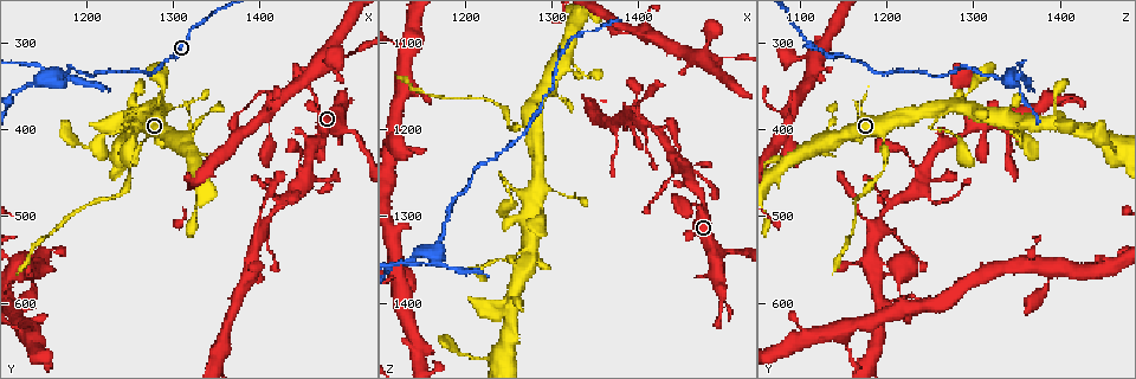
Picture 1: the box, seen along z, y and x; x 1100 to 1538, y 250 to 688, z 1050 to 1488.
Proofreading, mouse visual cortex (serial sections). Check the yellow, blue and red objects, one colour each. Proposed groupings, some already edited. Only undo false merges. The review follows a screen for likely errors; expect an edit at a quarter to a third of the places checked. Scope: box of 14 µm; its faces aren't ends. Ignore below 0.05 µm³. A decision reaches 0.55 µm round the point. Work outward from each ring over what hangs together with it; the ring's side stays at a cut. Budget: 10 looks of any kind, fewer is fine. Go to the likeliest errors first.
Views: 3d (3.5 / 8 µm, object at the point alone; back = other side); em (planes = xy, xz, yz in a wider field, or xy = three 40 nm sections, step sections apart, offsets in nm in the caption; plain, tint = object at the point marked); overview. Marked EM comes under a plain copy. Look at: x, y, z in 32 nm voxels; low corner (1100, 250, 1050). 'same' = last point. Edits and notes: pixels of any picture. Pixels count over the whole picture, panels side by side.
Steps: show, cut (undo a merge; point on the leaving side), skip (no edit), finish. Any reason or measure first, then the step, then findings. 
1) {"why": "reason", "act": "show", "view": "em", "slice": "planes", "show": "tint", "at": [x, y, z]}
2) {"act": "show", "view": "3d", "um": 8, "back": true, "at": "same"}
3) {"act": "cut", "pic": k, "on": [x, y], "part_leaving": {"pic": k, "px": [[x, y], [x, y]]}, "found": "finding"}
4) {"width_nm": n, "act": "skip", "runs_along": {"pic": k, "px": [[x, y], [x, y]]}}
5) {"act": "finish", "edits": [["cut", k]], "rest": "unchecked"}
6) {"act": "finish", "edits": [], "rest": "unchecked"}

{"why": "narrows sharply", "act": "show", "view": "3d", "um": 3.5, "at": [1265, 415, 1195]}

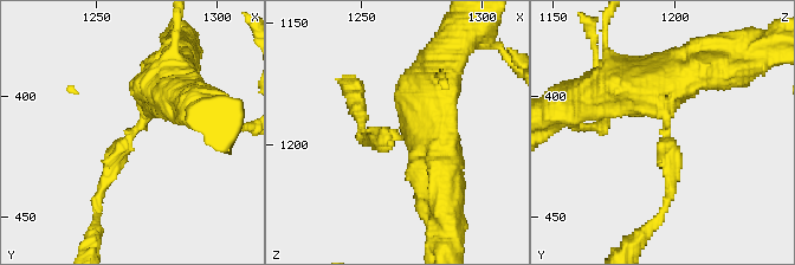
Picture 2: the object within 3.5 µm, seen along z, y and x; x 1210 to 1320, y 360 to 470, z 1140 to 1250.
{"arm_widths_nm": [150, 600], "why": "shape alone is not enough", "act": "show", "view": "em", "slice": "planes", "show": "tint", "at": [1265, 416, 1197]}

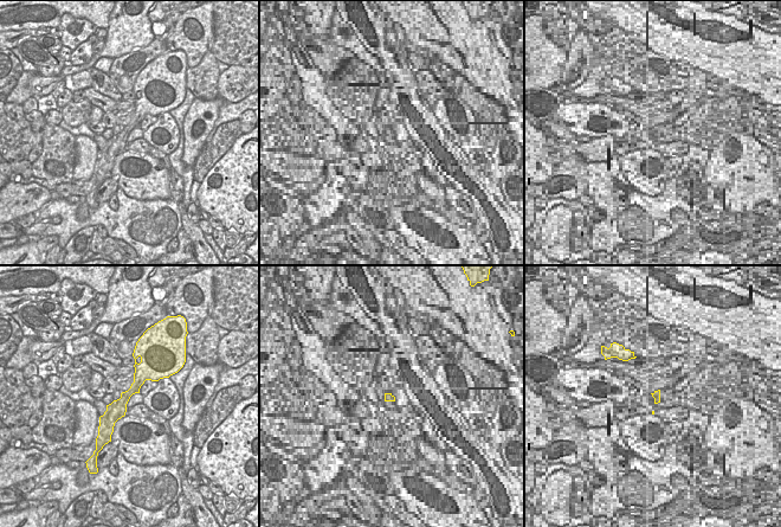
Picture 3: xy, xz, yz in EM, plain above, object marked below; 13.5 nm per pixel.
{"width_nm": 240, "act": "cut", "pic": 2, "on": [114, 150], "part_leaving": {"pic": 2, "px": [[141, 123], [97, 195], [97, 221]]}, "found": "two cells meet here"}

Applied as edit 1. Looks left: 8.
{"why": "four-way junction", "act": "show", "view": "3d", "um": 8, "at": [1165, 345, 1345]}

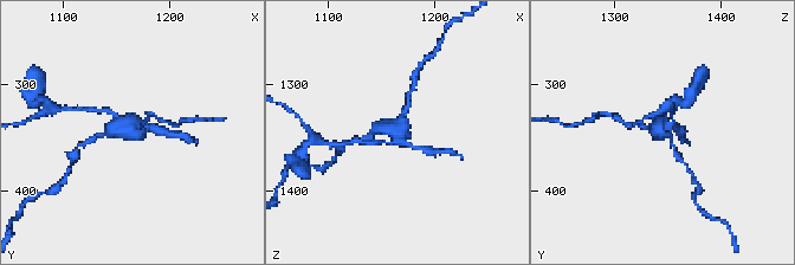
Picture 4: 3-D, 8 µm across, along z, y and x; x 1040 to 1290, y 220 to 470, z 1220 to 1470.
{"arms": 4, "arm_widths_nm": [150, 150, 200, 250], "act": "show", "view": "em", "slice": "xy", "step": 1, "show": "tint", "at": [1166, 342, 1342]}

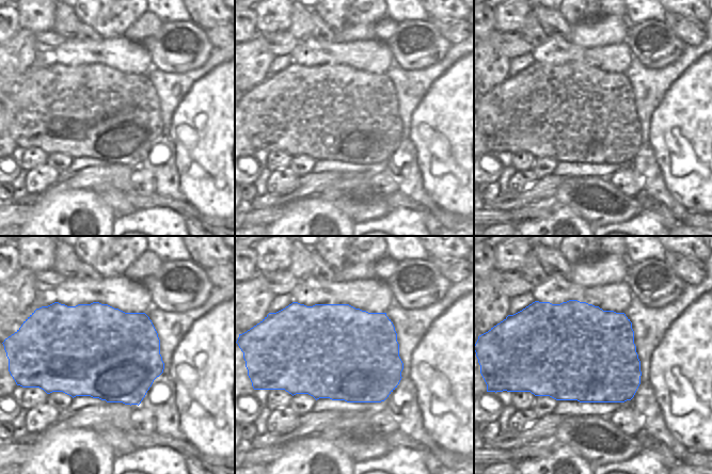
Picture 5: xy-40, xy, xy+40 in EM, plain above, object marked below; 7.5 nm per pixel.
{"act": "cut", "pic": 4, "on": [157, 129], "part_leaving": {"pic": 4, "px": [[400, 141], [427, 152], [448, 152]]}, "found": "a second cell is stuck on"}

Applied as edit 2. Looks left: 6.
{"act": "show", "view": "overview"}

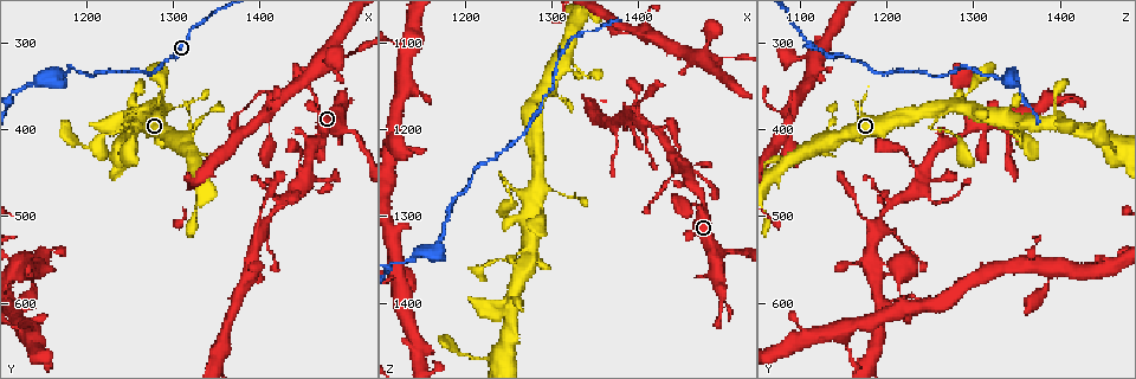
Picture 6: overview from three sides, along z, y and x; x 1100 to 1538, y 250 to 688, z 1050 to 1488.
{"why": "narrows sharply", "act": "show", "view": "3d", "um": 3.5, "at": [1455, 460, 1240]}

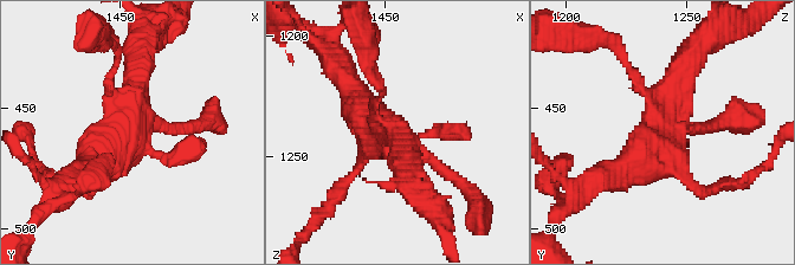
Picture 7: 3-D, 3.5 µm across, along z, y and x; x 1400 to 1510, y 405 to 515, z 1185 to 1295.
{"act": "show", "view": "em", "slice": "xy", "step": 2, "show": "tint", "at": [1457, 457, 1242]}

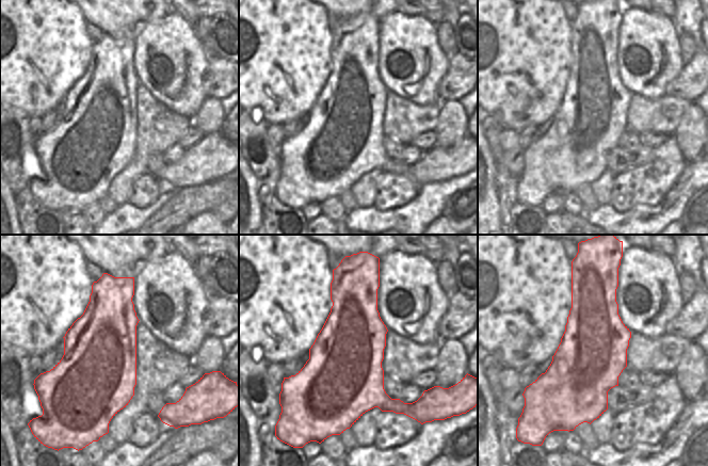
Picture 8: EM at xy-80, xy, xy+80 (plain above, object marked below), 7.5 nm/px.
{"act": "skip", "runs_along": {"pic": 7, "px": [[697, 50], [670, 123], [625, 170]]}, "found": "continuous, no second cell"}

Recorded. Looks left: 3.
{"why": "two arms in line, one across", "act": "show", "view": "3d", "um": 3.5, "at": [1405, 510, 1190]}

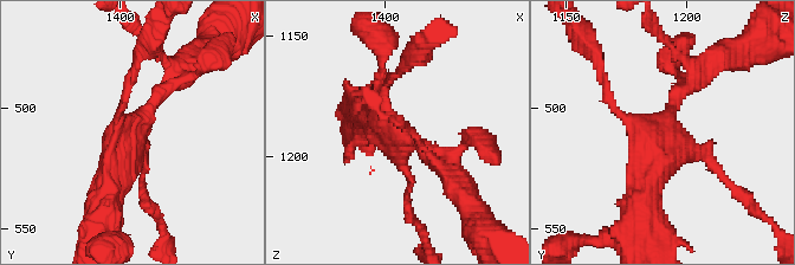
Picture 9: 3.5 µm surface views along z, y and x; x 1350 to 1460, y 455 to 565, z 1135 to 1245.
{"act": "show", "view": "em", "slice": "planes", "show": "tint", "at": [1407, 508, 1192]}

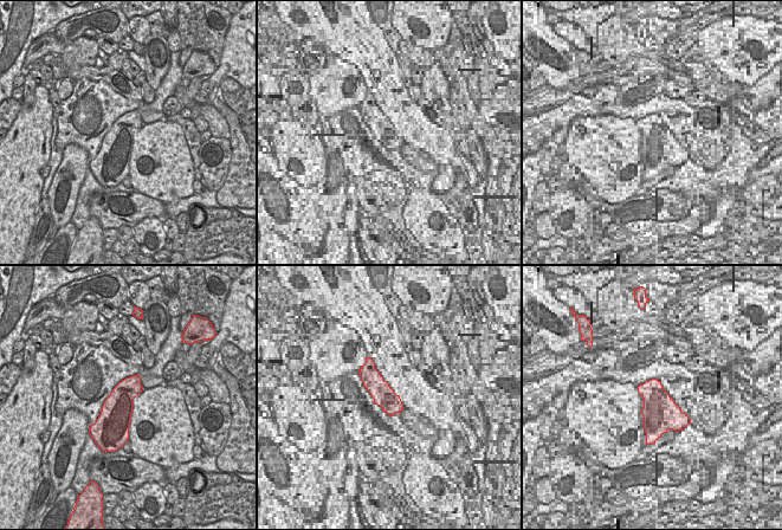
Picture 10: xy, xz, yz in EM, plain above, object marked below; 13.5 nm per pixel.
{"act": "skip", "found": "all the same cell"}

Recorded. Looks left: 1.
{"act": "finish", "edits": [["cut", 2], ["cut", 4]], "rest": "unchecked"}

